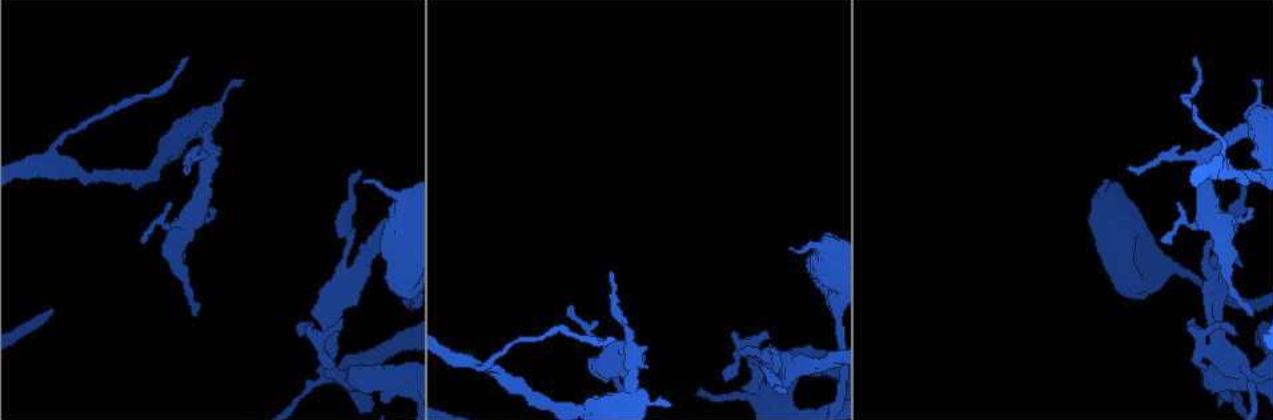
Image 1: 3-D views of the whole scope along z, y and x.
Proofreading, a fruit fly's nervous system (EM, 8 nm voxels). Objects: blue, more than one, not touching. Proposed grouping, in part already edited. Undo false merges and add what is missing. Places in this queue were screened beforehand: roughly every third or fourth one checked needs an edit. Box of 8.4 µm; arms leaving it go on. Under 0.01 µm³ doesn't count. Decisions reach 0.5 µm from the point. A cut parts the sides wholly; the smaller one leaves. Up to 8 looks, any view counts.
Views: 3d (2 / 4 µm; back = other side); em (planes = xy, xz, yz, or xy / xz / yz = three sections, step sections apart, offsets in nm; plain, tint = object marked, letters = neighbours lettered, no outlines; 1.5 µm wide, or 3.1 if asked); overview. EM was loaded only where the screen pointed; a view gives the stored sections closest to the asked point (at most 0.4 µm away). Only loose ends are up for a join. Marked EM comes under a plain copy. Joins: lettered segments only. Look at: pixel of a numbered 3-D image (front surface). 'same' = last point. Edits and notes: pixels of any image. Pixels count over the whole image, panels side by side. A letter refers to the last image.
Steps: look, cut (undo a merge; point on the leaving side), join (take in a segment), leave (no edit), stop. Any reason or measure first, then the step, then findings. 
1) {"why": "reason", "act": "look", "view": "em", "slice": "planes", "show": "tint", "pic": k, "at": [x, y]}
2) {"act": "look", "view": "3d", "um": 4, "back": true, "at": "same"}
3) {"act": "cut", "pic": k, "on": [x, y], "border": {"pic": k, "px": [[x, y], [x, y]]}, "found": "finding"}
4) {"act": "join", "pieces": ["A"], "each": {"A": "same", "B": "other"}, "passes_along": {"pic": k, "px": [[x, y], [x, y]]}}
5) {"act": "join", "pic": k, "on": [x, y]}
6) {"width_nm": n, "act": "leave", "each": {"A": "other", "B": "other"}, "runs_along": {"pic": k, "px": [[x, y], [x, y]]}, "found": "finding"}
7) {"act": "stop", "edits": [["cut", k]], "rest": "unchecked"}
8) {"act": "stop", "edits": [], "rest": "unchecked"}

{"why": "thin end", "act": "look", "view": "em", "slice": "planes", "show": "letters", "pic": 1, "at": [612, 339]}

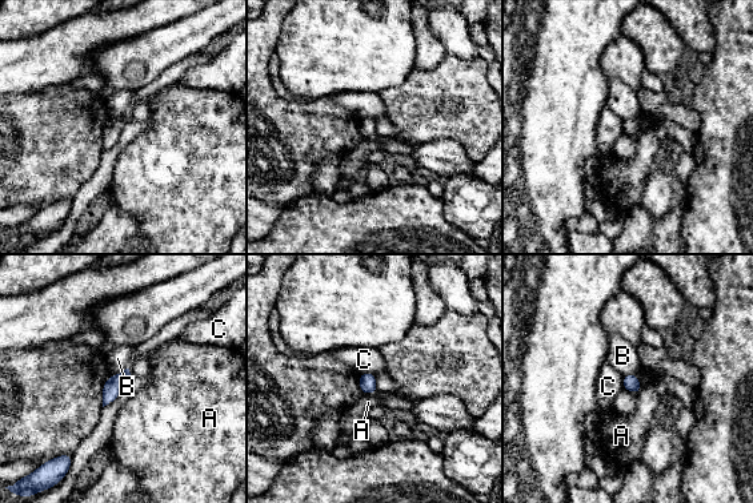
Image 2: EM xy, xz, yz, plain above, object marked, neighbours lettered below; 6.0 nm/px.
{"width_nm": 100, "act": "leave", "each": {"A": "other", "B": "other", "C": "other"}, "border": {"pic": 2, "px": [[360, 371], [371, 371], [373, 374]]}, "found": "none of them fits"}

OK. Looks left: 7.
{"why": "free end", "act": "look", "view": "em", "slice": "planes", "show": "letters", "pic": 1, "at": [1250, 208]}

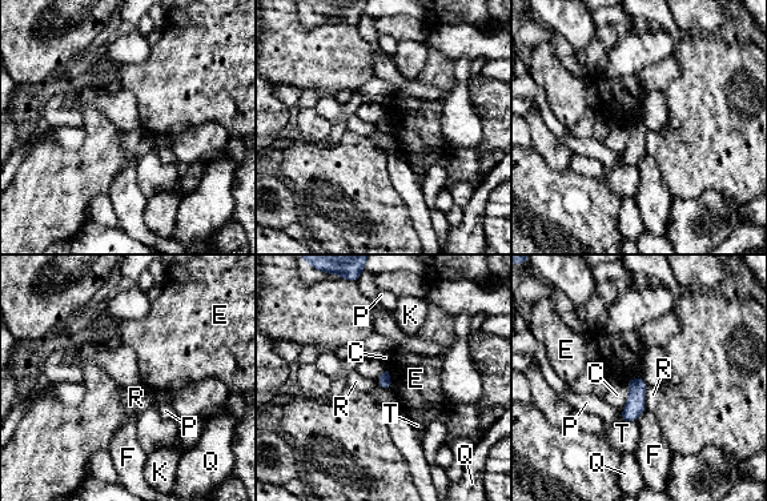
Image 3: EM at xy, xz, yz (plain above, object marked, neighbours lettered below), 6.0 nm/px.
{"act": "leave", "each": {"C": "other", "E": "other", "F": "other", "K": "other", "P": "other", "Q": "other", "R": "other", "T": "other"}, "border": {"pic": 3, "px": [[647, 385], [645, 391], [645, 409]]}, "found": "none of them fits"}

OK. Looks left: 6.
{"why": "branch stops here", "act": "look", "view": "em", "slice": "planes", "show": "letters", "pic": 1, "at": [365, 181]}

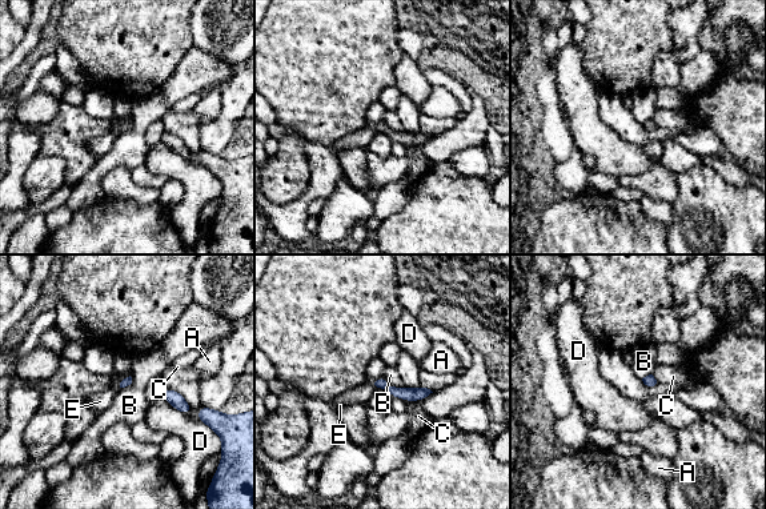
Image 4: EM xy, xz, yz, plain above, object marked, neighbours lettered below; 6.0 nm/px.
{"act": "leave", "each": {"A": "other", "B": "other", "C": "other", "D": "other", "E": "other"}, "runs_along": {"pic": 4, "px": [[380, 383], [393, 392], [425, 392]]}, "found": "no lettered segment goes on from it"}

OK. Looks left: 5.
{"act": "stop", "edits": [], "rest": "unchecked"}

